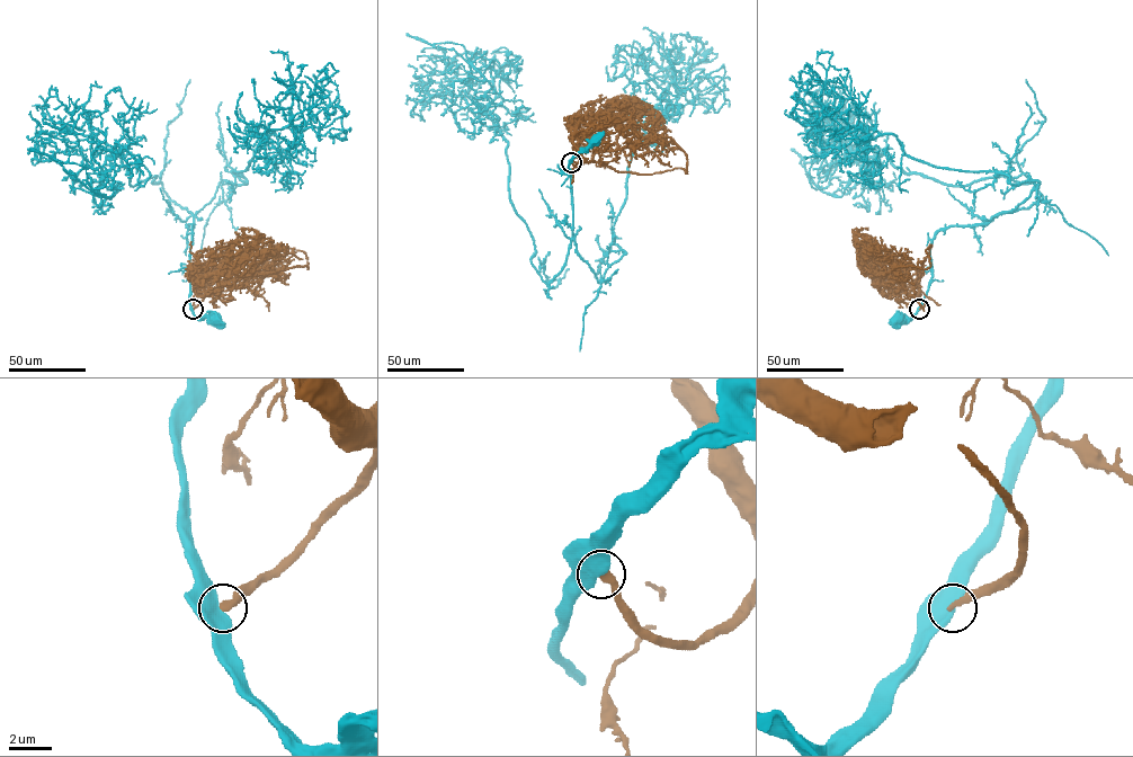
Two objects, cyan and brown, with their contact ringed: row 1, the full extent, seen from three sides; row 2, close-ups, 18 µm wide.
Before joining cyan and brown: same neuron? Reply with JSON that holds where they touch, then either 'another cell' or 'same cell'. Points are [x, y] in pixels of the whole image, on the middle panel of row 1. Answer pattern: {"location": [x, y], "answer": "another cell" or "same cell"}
{"location": [571, 162], "answer": "another cell"}

